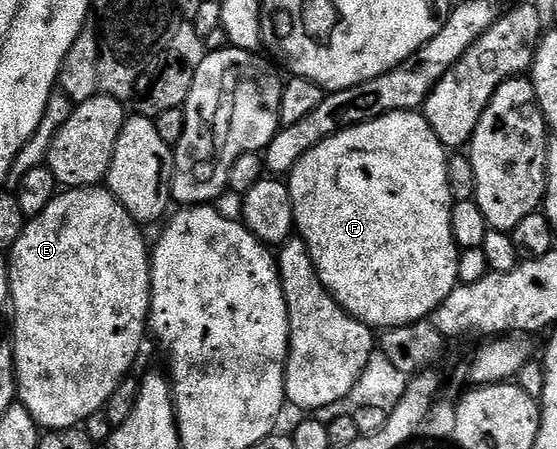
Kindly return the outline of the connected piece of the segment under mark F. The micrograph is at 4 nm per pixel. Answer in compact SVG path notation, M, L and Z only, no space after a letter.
M397 111L382 115L379 119L368 121L359 127L350 127L347 131L337 131L320 145L316 145L290 170L288 176L290 200L294 206L294 225L297 234L306 242L312 265L324 285L324 289L341 305L343 311L365 327L371 329L391 329L407 327L432 316L458 282L458 260L460 248L452 237L452 217L450 208L450 186L448 185L448 151L428 125L425 114L418 111Z

